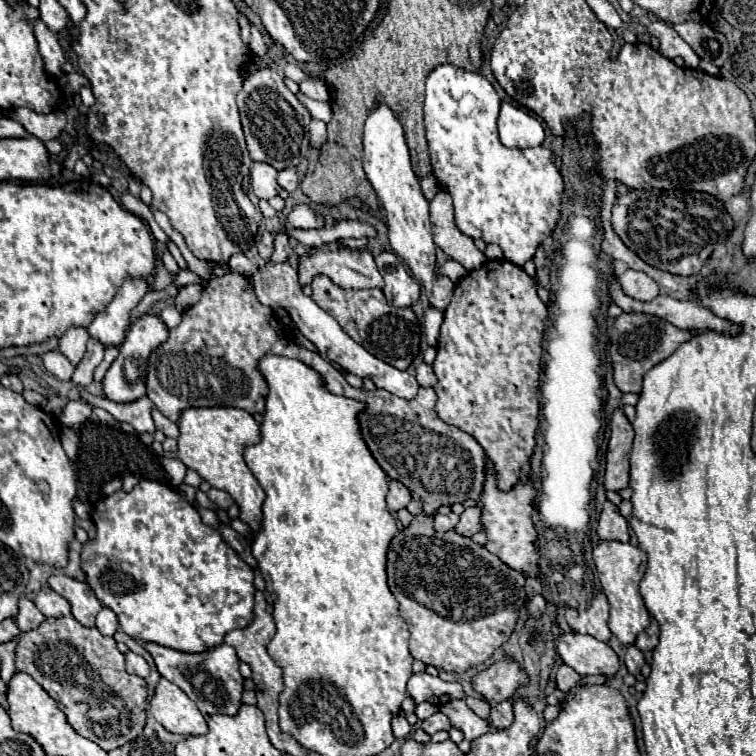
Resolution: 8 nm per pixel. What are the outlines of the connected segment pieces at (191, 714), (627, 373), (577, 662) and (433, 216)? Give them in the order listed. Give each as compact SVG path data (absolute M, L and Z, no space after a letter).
M162 678L156 686L150 700L150 712L168 732L182 736L200 736L208 732L206 720L198 706L166 678Z
M622 312L614 322L610 338L610 356L612 356L616 386L622 392L638 394L642 390L642 376L688 340L692 340L692 334L688 330L680 330L670 322L664 322L662 318L656 318L652 314Z
M568 632L556 640L556 650L564 664L572 666L580 676L604 674L610 678L620 668L616 652L592 636Z
M440 190L430 202L430 222L436 246L440 246L450 258L458 260L468 272L476 270L484 262L484 254L474 246L474 240L458 230L452 198L446 190Z

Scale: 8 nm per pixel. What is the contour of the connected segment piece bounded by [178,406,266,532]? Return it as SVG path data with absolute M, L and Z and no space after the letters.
M188 408L180 416L178 436L178 458L194 472L198 472L210 486L230 492L240 506L240 520L244 520L254 532L262 528L262 504L264 490L248 470L244 462L244 448L260 442L260 426L240 408Z

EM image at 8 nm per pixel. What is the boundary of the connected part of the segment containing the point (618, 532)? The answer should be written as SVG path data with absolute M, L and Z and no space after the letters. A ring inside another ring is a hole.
M604 502L596 534L600 540L618 540L618 542L629 542L630 532L627 519L618 514L618 508L612 502Z

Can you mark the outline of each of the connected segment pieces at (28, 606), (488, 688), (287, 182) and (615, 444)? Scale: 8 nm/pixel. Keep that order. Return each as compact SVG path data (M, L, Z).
M20 598L18 608L20 608L20 612L16 616L16 624L18 624L18 628L22 632L34 630L34 628L38 628L44 622L44 614L28 598Z
M504 658L474 678L474 690L480 692L490 706L494 706L502 700L512 700L518 686L522 686L526 680L528 678L522 666Z
M286 168L286 170L280 170L278 172L278 184L288 190L288 192L294 192L298 188L298 176L294 172L294 168Z
M616 408L610 422L610 442L606 452L606 474L604 474L606 490L620 492L622 488L628 486L632 440L634 440L632 424L624 416L624 412Z

